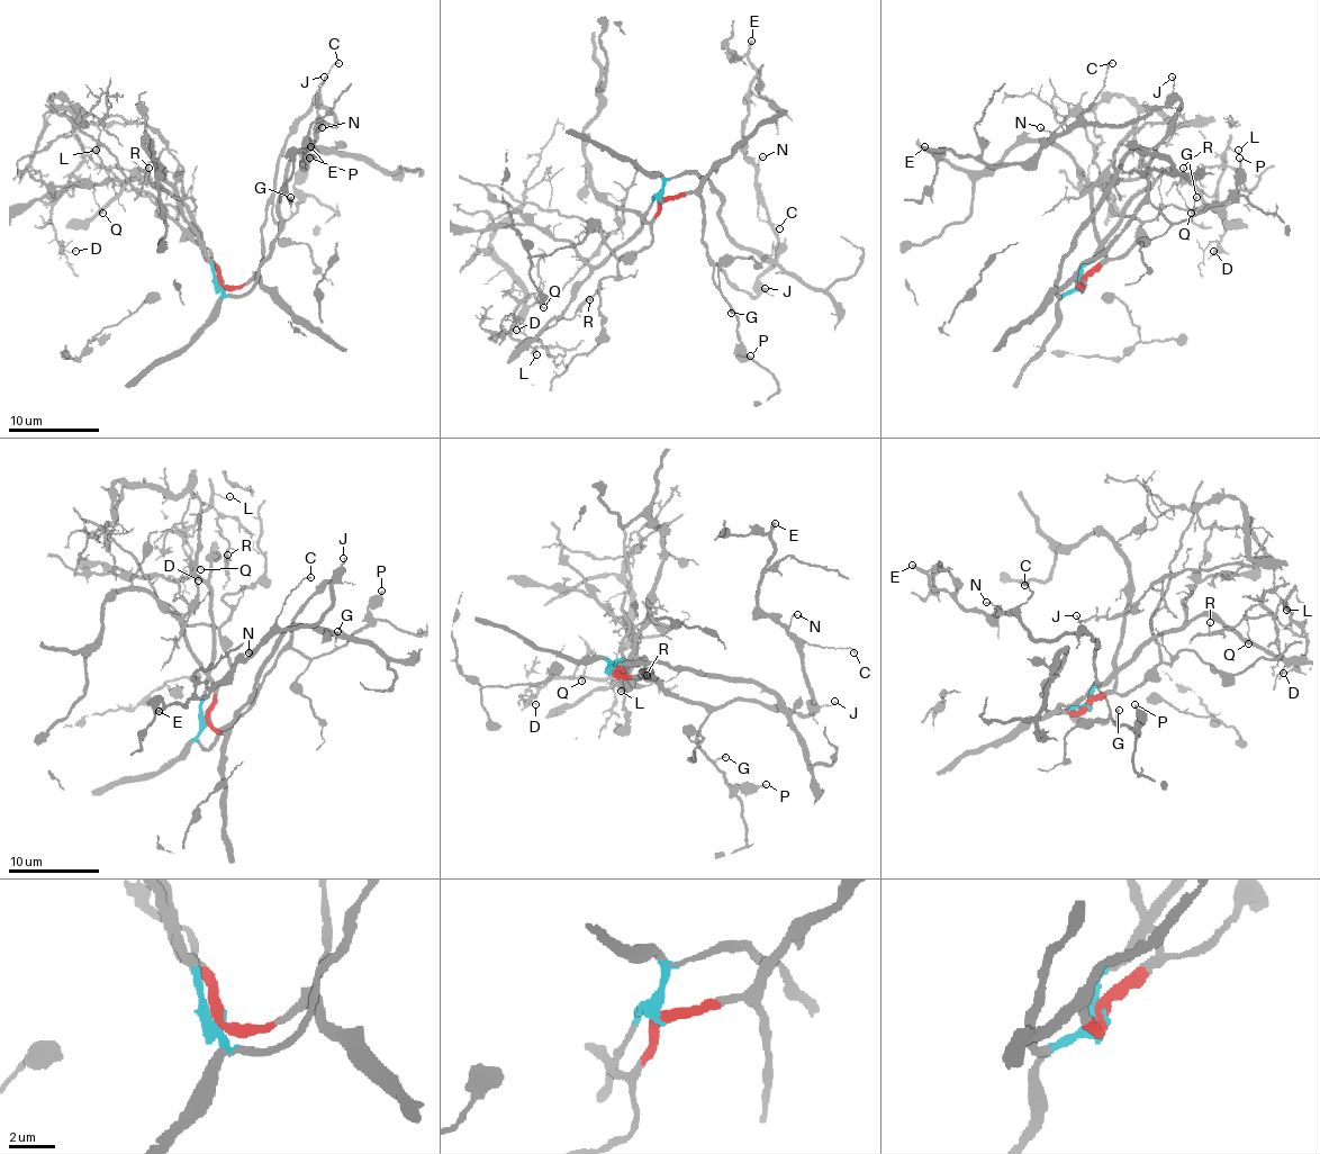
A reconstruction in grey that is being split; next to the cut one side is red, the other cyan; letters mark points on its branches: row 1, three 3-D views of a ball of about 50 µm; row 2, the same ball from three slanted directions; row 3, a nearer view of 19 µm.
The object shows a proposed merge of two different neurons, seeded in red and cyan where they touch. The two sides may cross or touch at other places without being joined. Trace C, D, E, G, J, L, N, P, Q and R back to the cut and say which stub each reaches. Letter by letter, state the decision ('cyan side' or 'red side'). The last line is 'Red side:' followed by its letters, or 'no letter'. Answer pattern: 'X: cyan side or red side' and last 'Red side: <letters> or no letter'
C: red side
D: cyan side
E: red side
G: red side
J: red side
L: cyan side
N: red side
P: red side
Q: cyan side
R: cyan side
Red side: C, E, G, J, N, P

